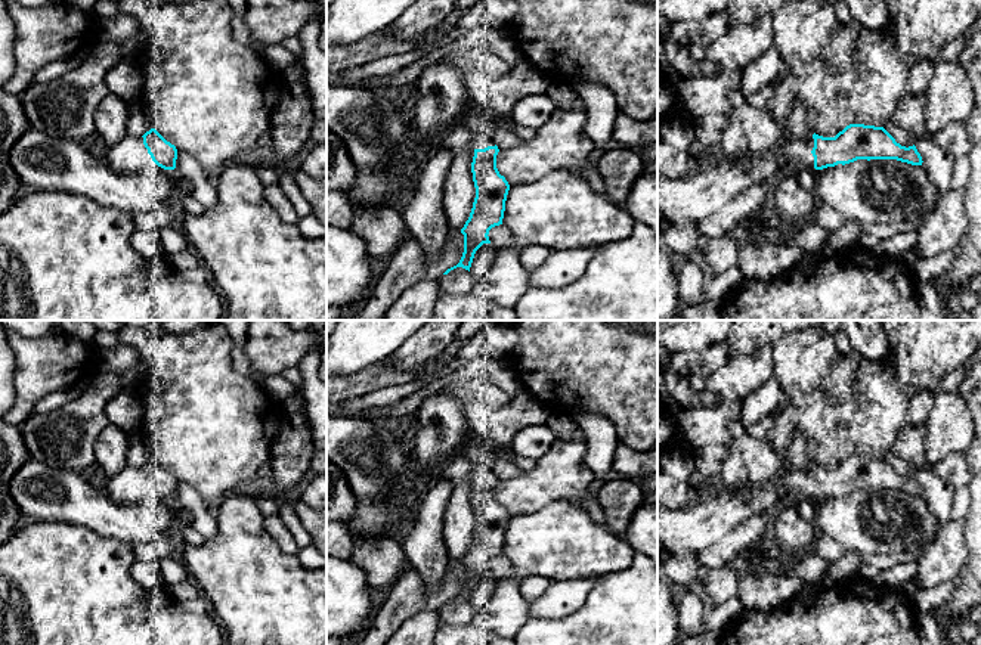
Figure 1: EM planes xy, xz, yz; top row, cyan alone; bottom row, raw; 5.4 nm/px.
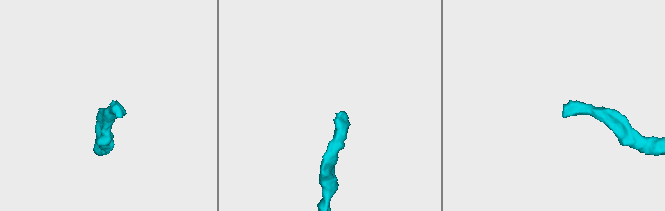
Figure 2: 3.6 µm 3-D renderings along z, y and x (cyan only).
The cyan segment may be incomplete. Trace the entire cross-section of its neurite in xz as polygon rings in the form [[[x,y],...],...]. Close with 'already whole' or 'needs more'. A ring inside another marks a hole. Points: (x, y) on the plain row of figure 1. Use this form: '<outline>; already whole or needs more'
[[[467,432],[464,443],[458,450],[474,465],[474,487],[471,493],[476,528],[468,551],[461,564],[464,565],[464,583],[459,593],[448,599],[448,605],[457,598],[470,602],[476,582],[483,574],[490,574],[489,561],[502,555],[505,531],[510,515],[496,499],[496,486],[499,483],[495,475],[493,463],[501,453],[493,441],[485,434]]]; needs more

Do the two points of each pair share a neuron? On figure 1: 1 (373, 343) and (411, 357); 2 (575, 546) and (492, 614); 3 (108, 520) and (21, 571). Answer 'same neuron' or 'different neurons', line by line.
1: different neurons
2: same neuron
3: different neurons

